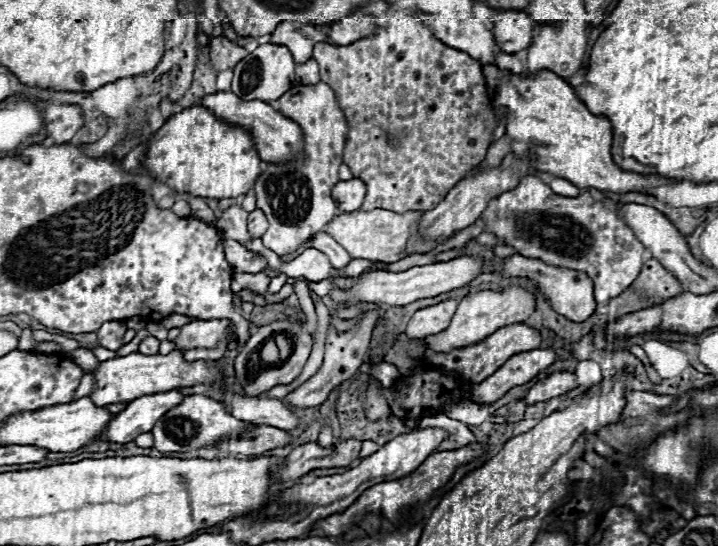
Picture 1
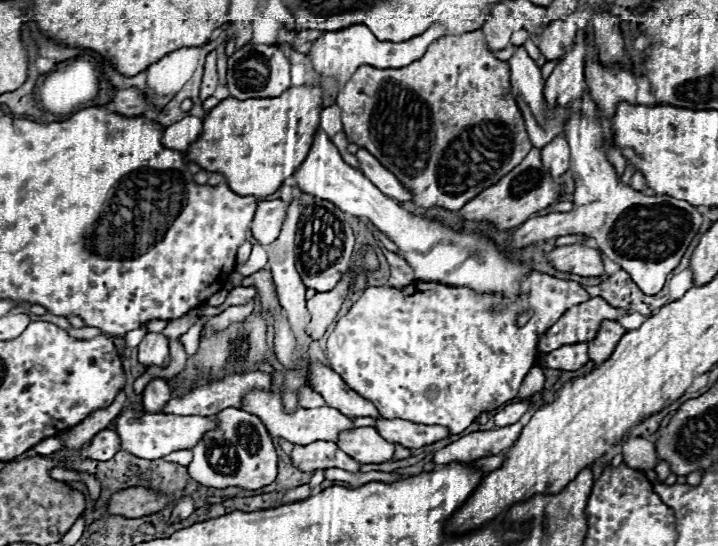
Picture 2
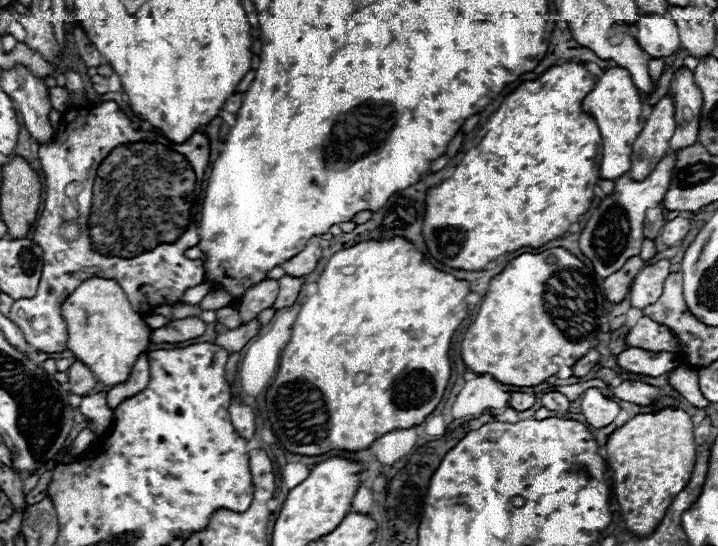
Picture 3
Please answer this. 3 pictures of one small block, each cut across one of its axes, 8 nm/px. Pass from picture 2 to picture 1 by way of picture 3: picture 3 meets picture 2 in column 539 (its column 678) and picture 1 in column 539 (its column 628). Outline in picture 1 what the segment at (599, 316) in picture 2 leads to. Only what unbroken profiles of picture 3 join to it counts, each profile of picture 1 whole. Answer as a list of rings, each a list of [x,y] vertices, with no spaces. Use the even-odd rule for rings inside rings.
[[[510,324],[510,326],[504,326],[504,328],[496,330],[494,334],[490,334],[486,340],[482,340],[478,344],[472,344],[472,346],[466,346],[466,348],[456,348],[456,350],[444,352],[444,354],[427,349],[425,356],[432,364],[444,366],[450,374],[460,374],[464,380],[470,380],[470,382],[478,384],[478,382],[486,380],[490,374],[494,374],[508,358],[512,358],[512,354],[520,354],[524,350],[540,348],[540,344],[542,344],[542,336],[536,328],[526,326],[526,324]]]

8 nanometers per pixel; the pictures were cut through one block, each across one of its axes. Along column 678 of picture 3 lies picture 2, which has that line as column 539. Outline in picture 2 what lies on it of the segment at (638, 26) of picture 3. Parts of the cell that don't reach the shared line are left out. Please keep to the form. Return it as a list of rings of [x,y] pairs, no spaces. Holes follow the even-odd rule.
[[[572,18],[550,22],[538,38],[538,48],[544,54],[544,58],[548,58],[548,60],[562,58],[572,48],[576,30],[578,30],[578,26],[574,24]]]

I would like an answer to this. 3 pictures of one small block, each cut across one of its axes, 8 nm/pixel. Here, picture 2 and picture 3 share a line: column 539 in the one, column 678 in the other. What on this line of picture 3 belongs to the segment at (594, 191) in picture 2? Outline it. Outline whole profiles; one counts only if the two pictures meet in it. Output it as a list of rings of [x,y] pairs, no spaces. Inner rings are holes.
[[[678,216],[678,218],[674,218],[674,220],[670,220],[670,222],[666,222],[666,224],[662,226],[660,240],[670,248],[670,246],[674,246],[676,242],[680,242],[680,240],[688,234],[688,230],[690,230],[690,220]]]

